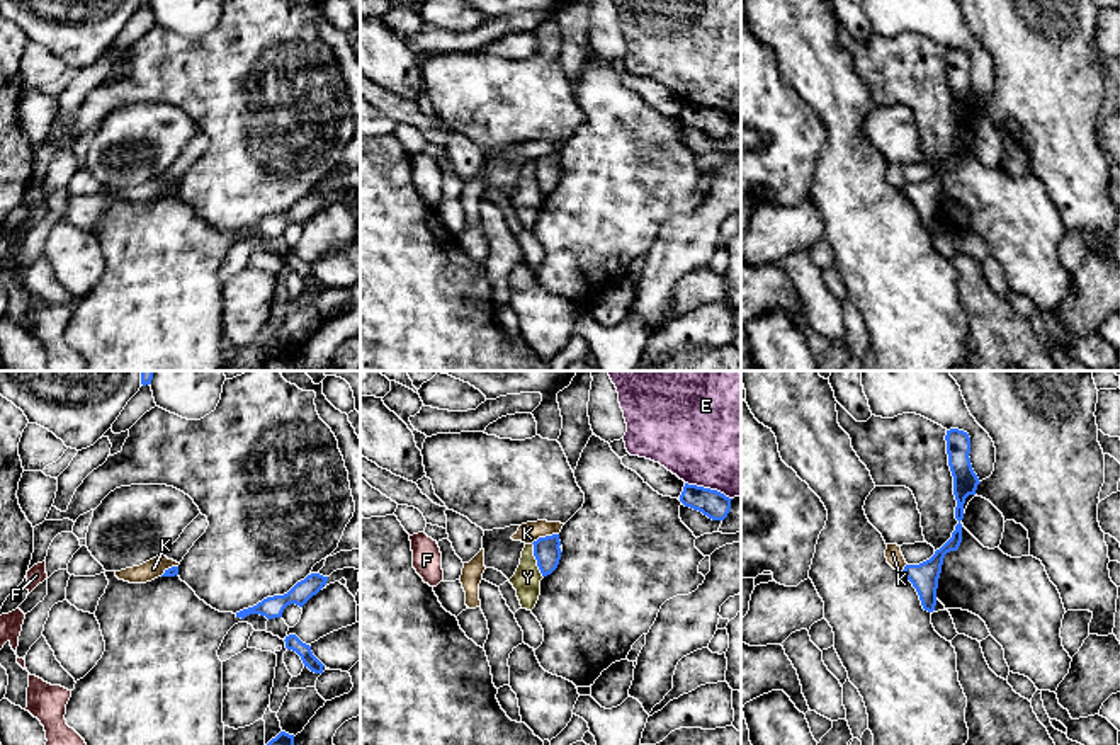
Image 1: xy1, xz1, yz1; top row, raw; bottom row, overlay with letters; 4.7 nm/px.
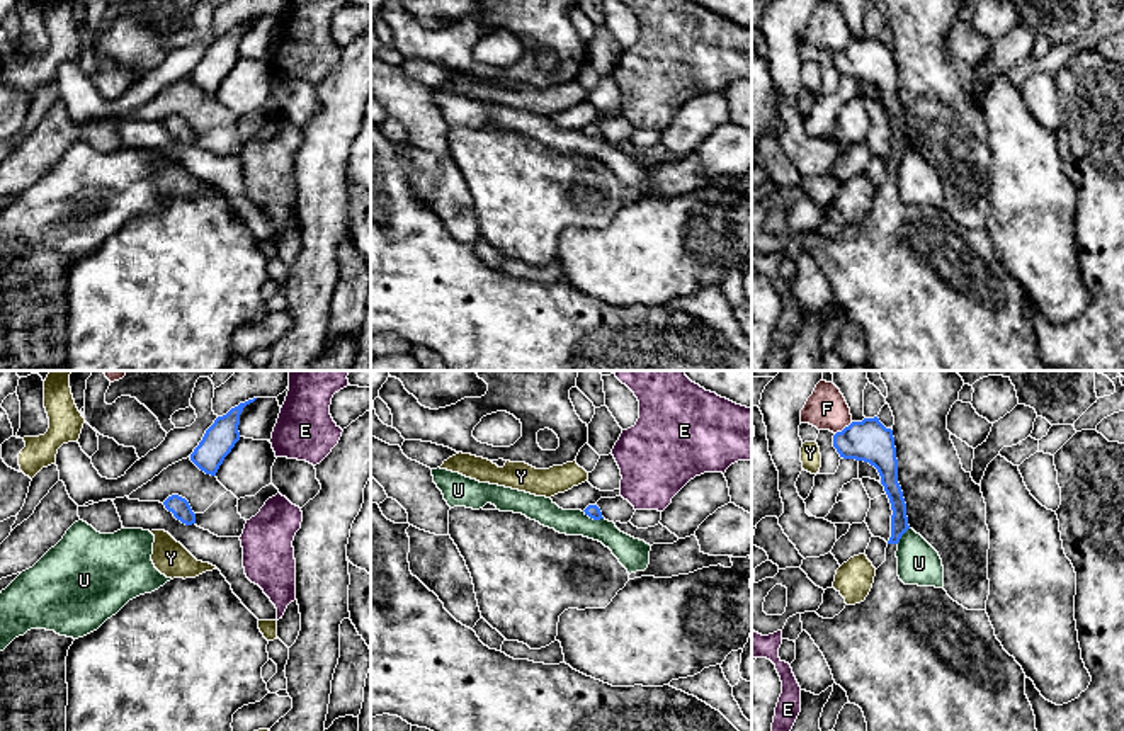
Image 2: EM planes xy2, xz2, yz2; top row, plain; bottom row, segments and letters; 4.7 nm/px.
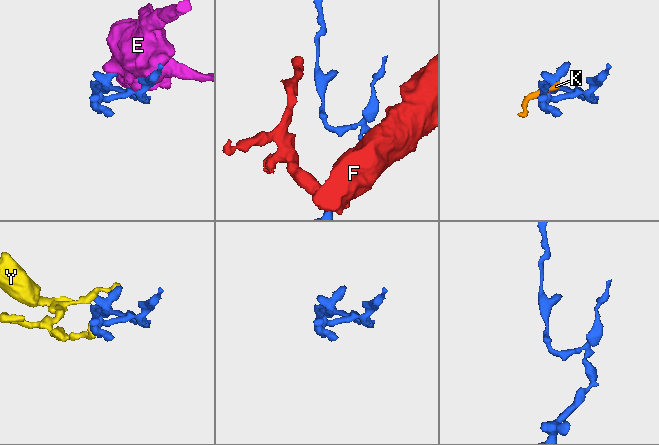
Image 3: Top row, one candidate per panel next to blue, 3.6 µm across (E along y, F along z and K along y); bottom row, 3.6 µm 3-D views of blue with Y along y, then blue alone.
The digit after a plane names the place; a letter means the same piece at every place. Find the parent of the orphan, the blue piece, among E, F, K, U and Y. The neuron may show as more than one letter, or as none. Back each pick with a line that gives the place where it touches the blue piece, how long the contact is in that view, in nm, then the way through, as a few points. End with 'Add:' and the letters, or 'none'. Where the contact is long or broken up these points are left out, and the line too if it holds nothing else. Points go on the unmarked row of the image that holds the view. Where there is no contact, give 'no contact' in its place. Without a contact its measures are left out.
Add: none

